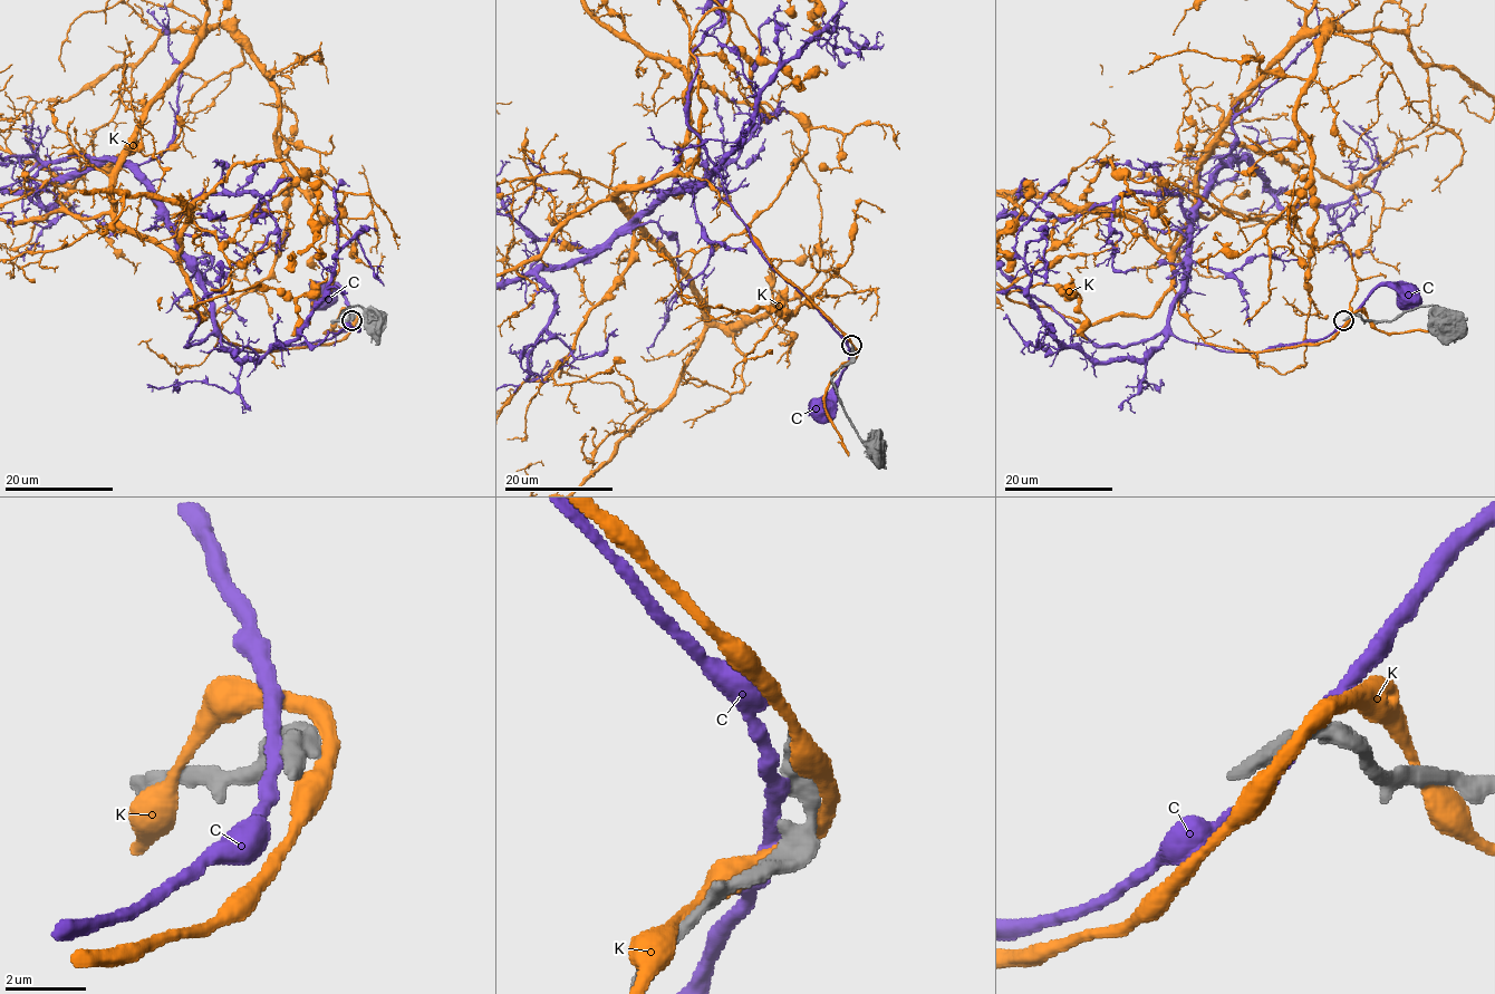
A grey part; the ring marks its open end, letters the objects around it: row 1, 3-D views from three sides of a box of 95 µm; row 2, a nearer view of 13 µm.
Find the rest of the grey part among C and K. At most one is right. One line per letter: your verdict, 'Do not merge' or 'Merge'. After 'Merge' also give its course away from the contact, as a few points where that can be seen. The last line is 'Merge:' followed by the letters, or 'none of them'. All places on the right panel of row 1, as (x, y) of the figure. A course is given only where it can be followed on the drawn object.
C: Do not merge
K: Do not merge
Merge: none of them

